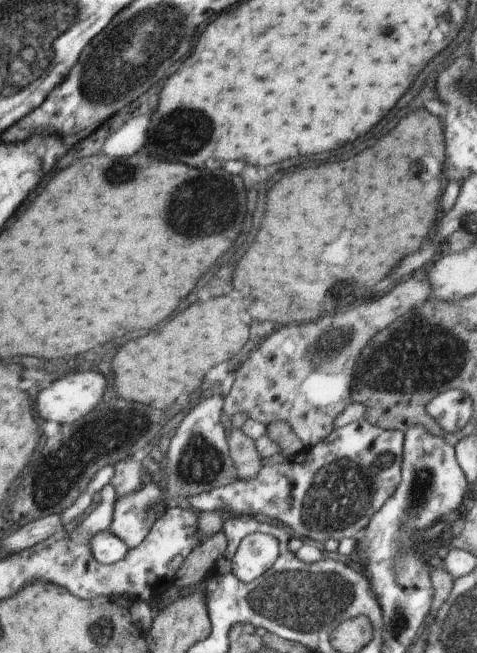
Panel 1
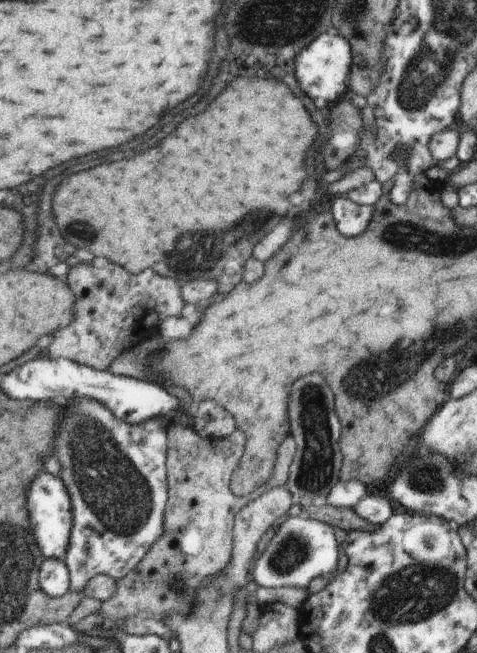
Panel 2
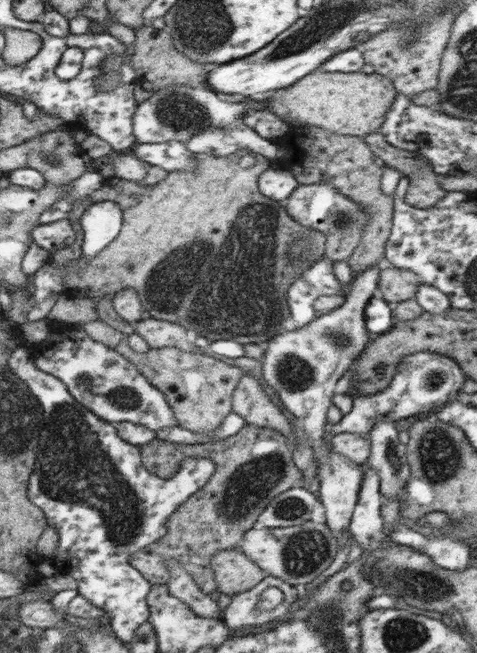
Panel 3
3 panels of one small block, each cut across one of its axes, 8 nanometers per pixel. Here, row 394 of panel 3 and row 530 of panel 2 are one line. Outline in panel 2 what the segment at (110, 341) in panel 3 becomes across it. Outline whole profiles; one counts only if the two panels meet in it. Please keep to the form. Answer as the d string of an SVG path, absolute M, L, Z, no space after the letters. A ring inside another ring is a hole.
M174 424L167 432L167 484L168 501L164 510L164 529L162 536L150 546L143 560L132 572L120 578L116 592L108 601L102 603L99 614L108 616L111 621L126 619L131 623L142 618L165 619L170 614L188 616L194 612L194 600L198 588L210 576L218 576L230 566L234 548L233 528L237 513L246 505L244 498L231 492L231 476L239 466L245 452L247 436L237 429L227 438L202 437L190 426Z

